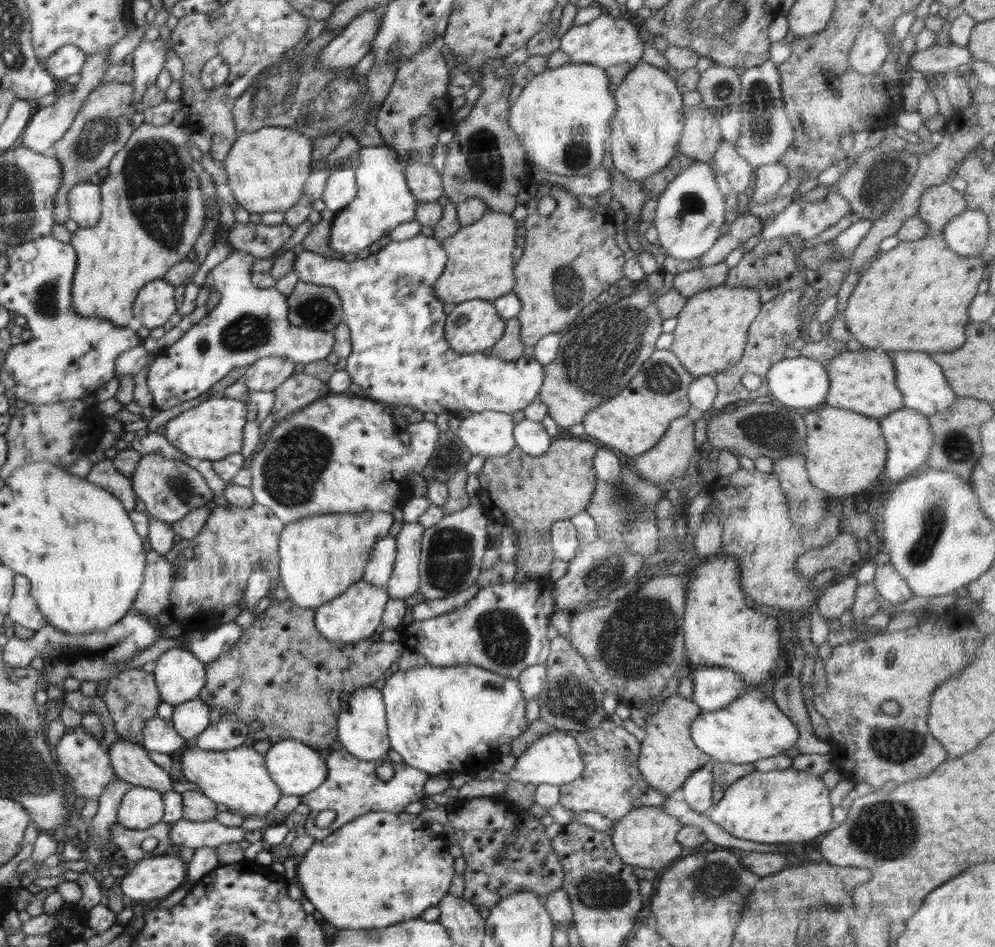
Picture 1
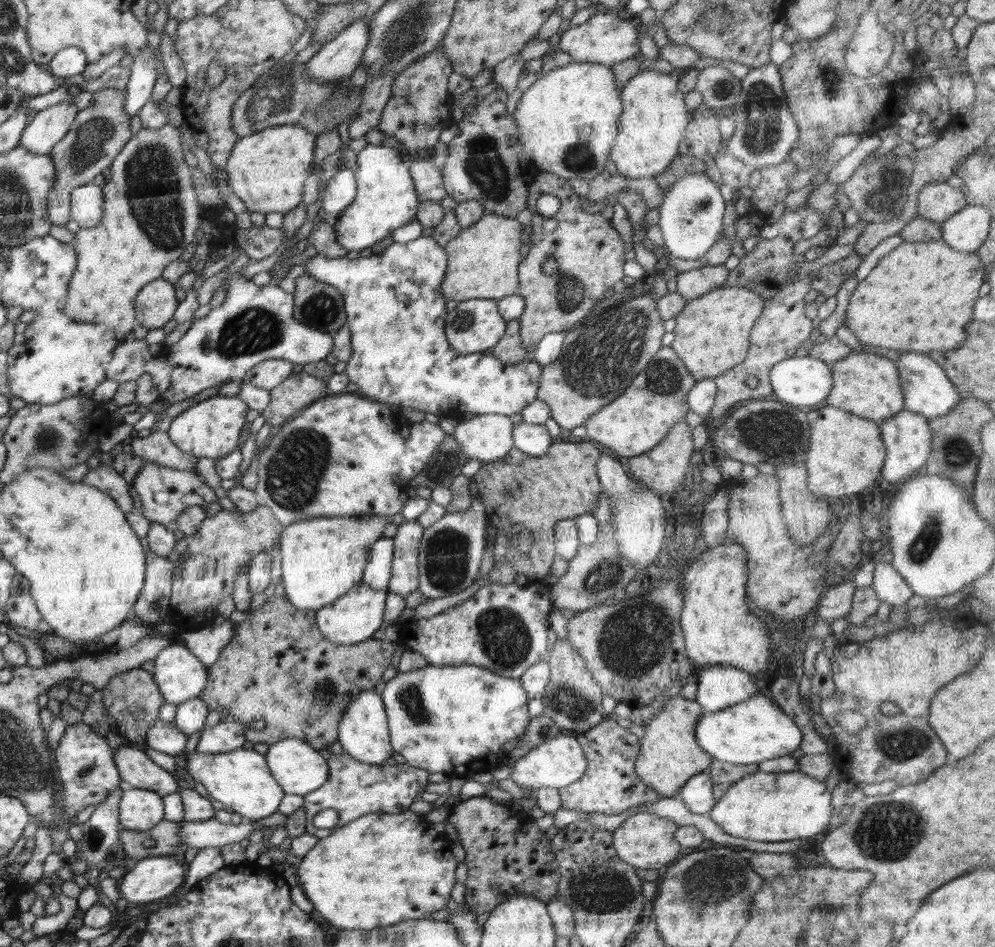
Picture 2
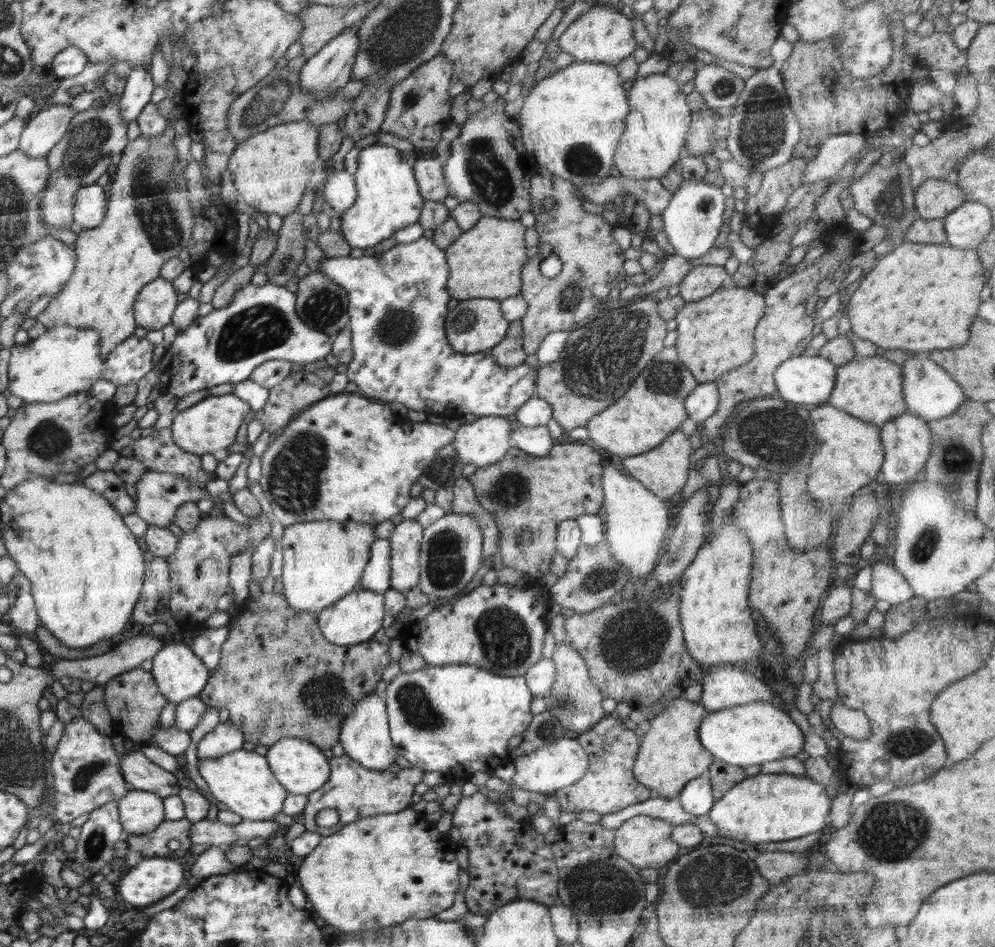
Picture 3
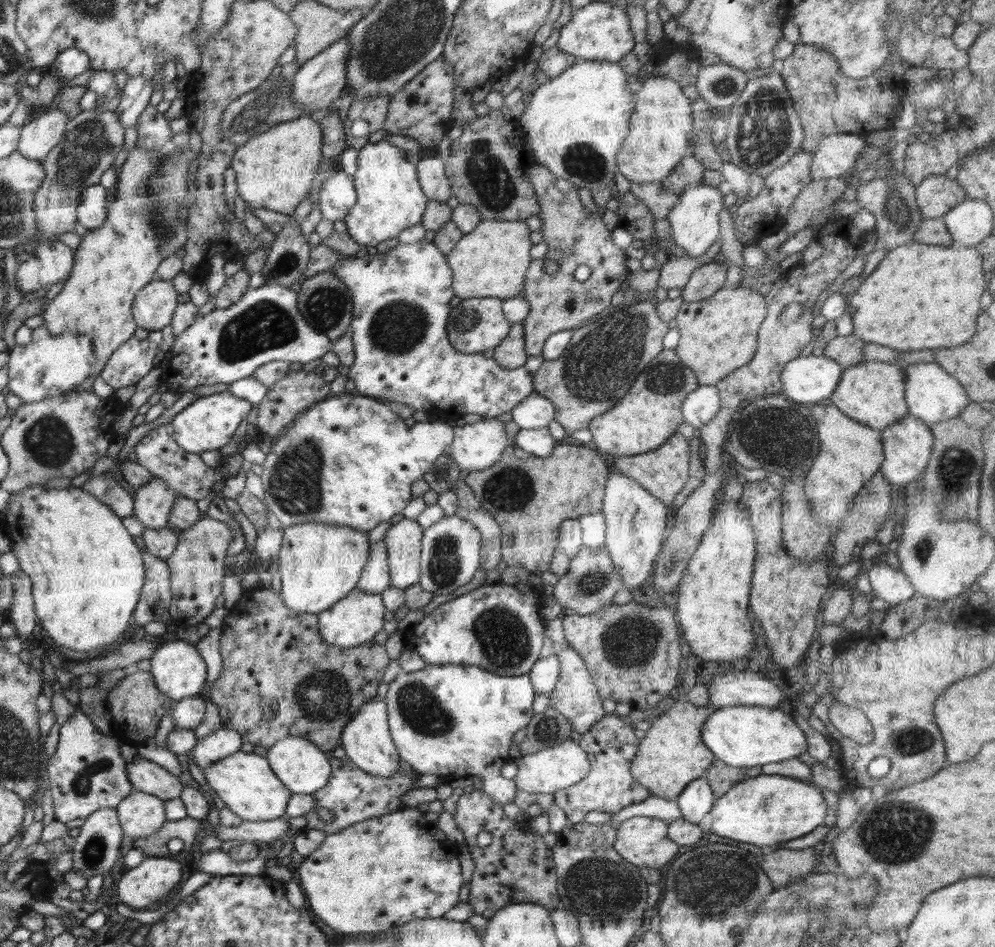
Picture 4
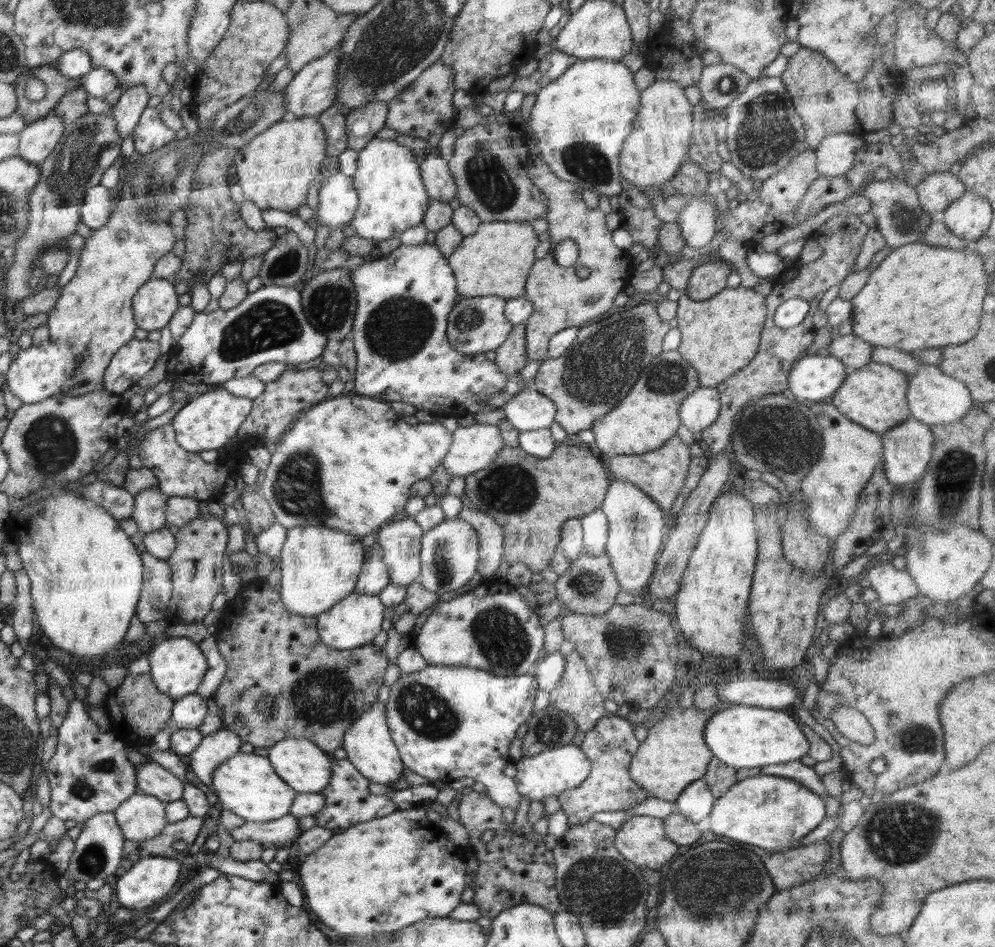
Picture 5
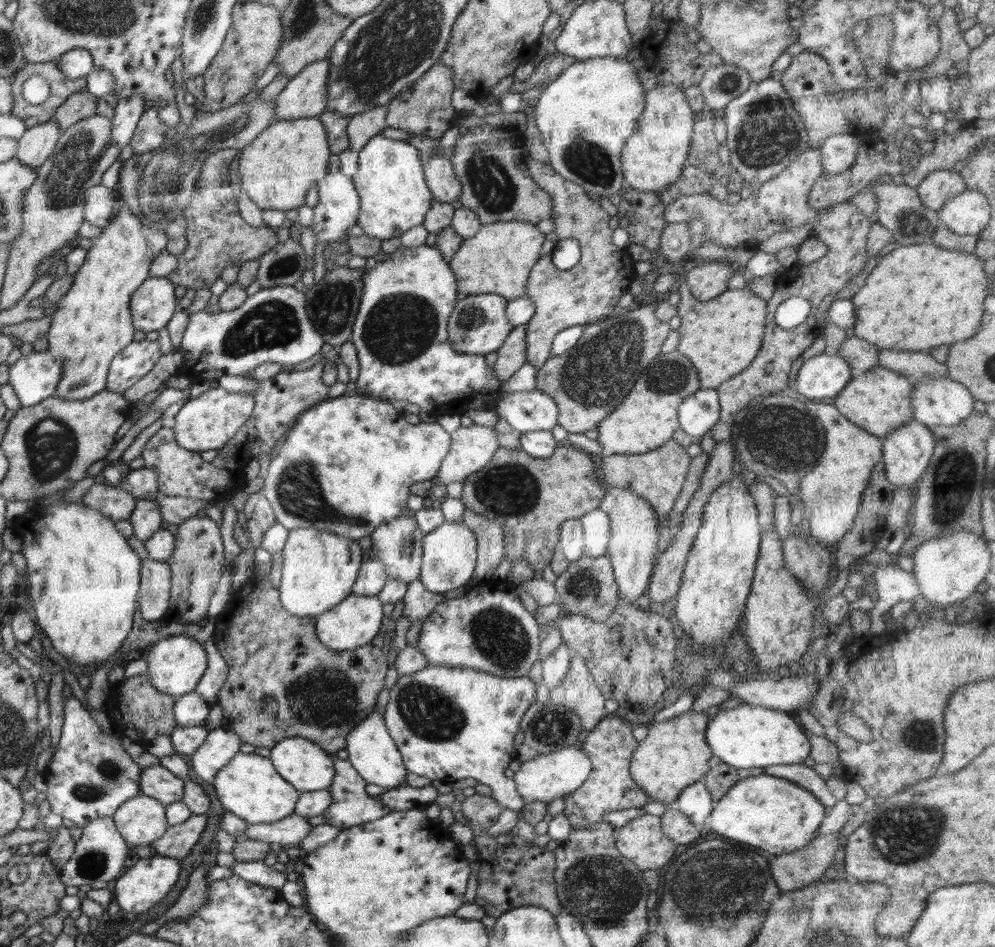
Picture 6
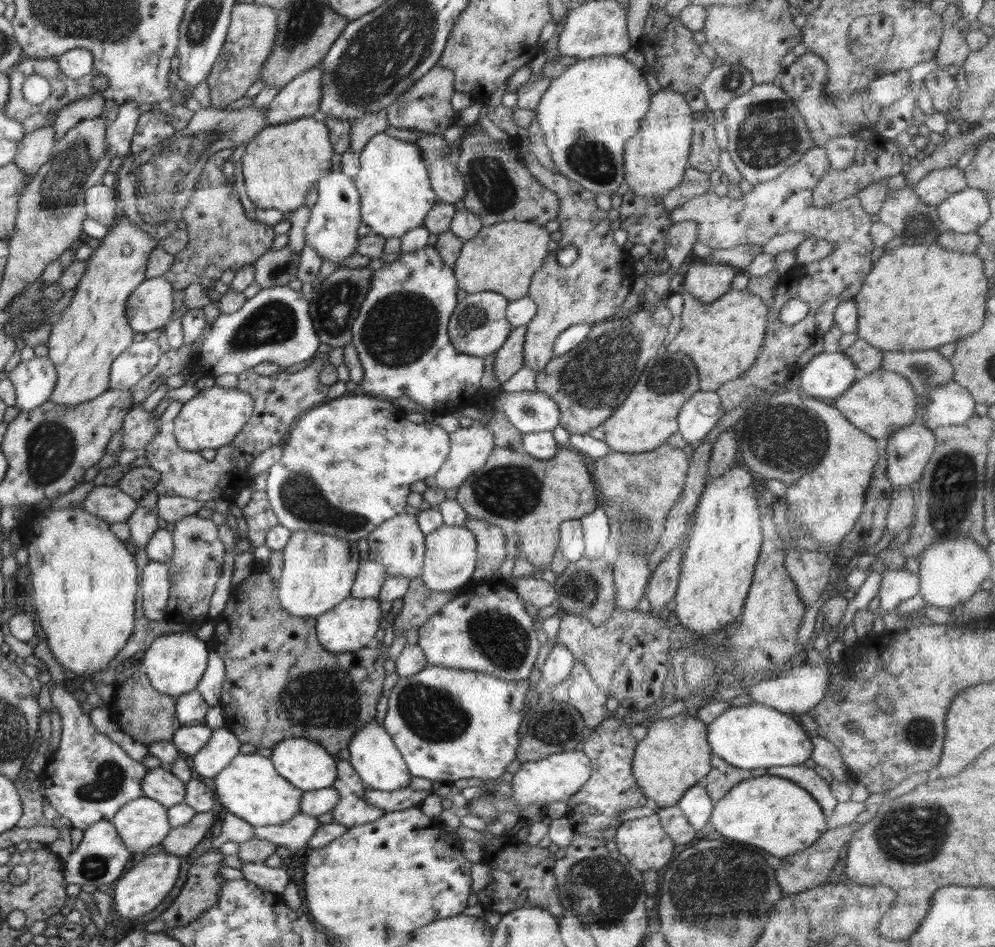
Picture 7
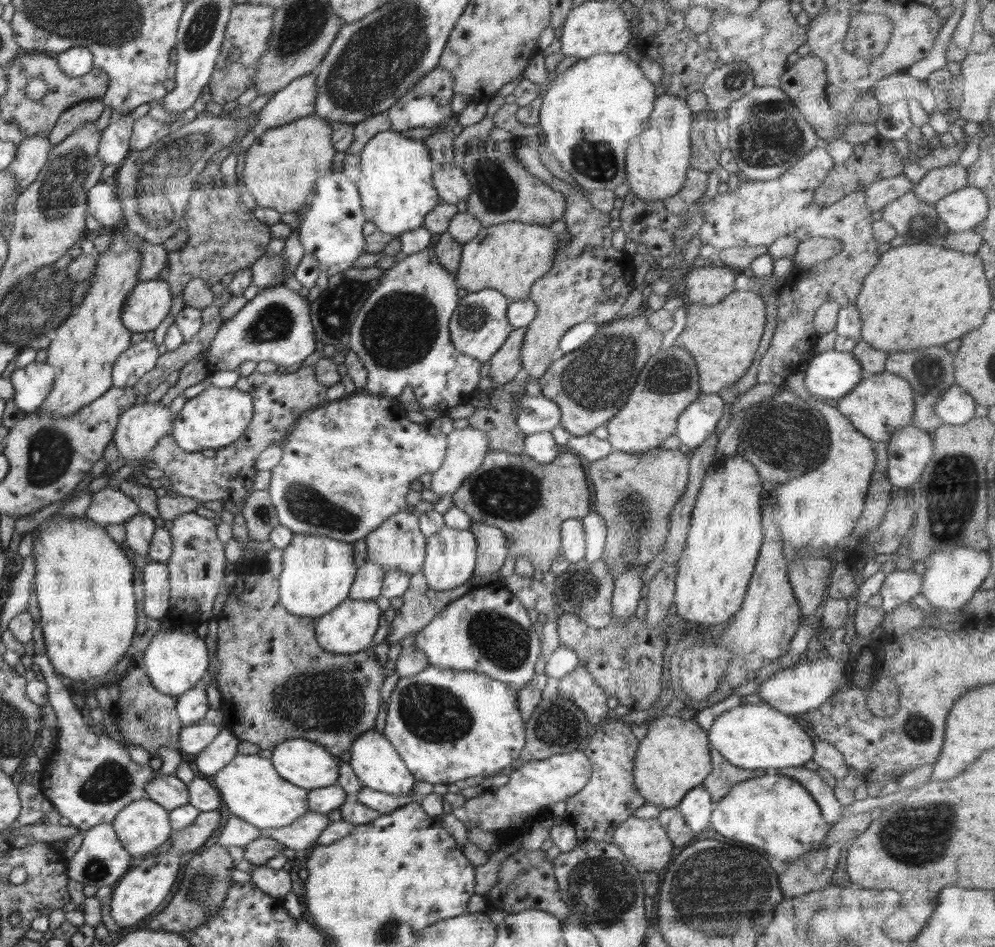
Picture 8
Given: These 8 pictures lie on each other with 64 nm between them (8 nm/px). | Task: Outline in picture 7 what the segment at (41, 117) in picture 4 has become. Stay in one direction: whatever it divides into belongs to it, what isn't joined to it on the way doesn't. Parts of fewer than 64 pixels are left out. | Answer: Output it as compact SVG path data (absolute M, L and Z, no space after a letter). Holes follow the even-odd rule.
M40 128L25 134L22 140L17 142L17 153L13 163L25 174L29 182L44 167L52 157L54 140L54 128Z

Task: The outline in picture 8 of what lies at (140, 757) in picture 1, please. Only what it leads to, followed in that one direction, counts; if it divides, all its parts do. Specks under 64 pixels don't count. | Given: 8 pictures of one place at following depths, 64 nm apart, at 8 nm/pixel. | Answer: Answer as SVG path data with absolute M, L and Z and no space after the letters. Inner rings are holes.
M154 775L145 792L148 799L157 802L168 812L189 803L187 783L182 782L176 775Z

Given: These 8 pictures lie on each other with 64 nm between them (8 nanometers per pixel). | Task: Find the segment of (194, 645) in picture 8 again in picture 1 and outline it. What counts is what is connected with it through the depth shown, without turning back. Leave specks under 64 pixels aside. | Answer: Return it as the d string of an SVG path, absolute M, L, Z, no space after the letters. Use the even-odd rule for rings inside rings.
M184 646L161 654L153 675L161 700L173 705L198 697L206 684L205 663Z

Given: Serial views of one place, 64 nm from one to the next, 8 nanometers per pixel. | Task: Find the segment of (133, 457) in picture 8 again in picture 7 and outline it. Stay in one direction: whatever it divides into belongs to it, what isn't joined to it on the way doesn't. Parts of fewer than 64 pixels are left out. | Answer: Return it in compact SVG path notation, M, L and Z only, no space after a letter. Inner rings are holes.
M141 406L129 412L122 429L122 450L137 450L138 456L144 455L145 448L159 433L156 429L159 418L153 412L146 412Z

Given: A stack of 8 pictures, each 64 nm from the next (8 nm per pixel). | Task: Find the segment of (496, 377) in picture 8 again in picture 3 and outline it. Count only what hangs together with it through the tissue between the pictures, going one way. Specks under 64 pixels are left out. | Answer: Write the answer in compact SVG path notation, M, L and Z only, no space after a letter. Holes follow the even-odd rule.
M521 319L509 322L506 336L490 352L498 365L514 368L525 363L528 356L523 350Z

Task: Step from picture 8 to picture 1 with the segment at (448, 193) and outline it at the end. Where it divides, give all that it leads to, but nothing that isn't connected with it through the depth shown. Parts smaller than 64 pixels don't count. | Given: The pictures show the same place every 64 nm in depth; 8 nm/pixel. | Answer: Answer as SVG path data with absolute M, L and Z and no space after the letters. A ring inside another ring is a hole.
M409 163L405 168L405 179L410 194L420 203L437 201L445 194L441 175L430 163Z

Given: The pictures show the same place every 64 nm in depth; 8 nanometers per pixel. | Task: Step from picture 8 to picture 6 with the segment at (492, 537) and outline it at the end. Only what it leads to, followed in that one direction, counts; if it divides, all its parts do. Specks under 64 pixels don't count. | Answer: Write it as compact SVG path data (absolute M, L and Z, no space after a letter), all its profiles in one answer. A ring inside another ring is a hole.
M465 509L463 522L477 538L477 561L473 576L487 581L505 559L505 534L495 521Z

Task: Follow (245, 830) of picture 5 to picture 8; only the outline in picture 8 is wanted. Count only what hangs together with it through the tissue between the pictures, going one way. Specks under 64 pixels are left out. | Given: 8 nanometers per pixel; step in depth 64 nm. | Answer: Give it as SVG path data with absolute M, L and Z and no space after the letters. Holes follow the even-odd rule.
M311 811L284 828L266 828L266 836L288 849L304 850L314 848L322 830L330 825L328 814Z

